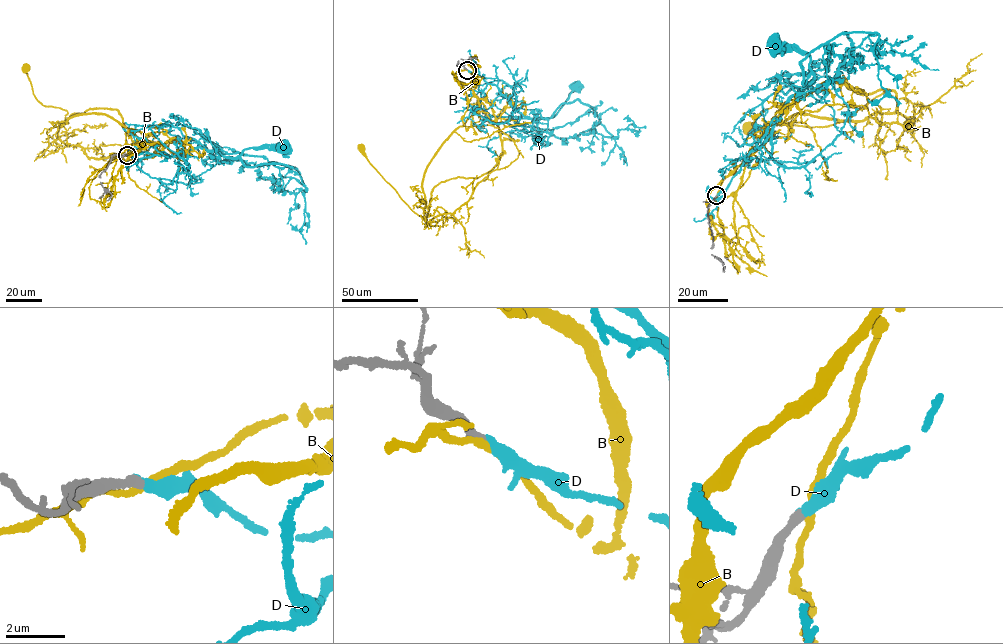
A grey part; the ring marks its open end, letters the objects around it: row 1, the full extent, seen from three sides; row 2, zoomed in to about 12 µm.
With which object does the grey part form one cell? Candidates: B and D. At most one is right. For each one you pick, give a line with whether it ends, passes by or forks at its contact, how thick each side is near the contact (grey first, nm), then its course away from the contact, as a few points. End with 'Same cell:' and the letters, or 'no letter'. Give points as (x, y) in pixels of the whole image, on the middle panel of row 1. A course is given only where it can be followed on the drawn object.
D: it ends; calibres 340 and 280 nm; course (466, 70), (497, 85), (500, 94), (519, 112), (537, 119), (555, 114), (575, 86)
Same cell: D

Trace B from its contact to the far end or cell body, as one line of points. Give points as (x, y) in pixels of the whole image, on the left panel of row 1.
B: (127, 155), (145, 145), (141, 132), (101, 114), (81, 114), (60, 125), (66, 111), (36, 99), (25, 68)

